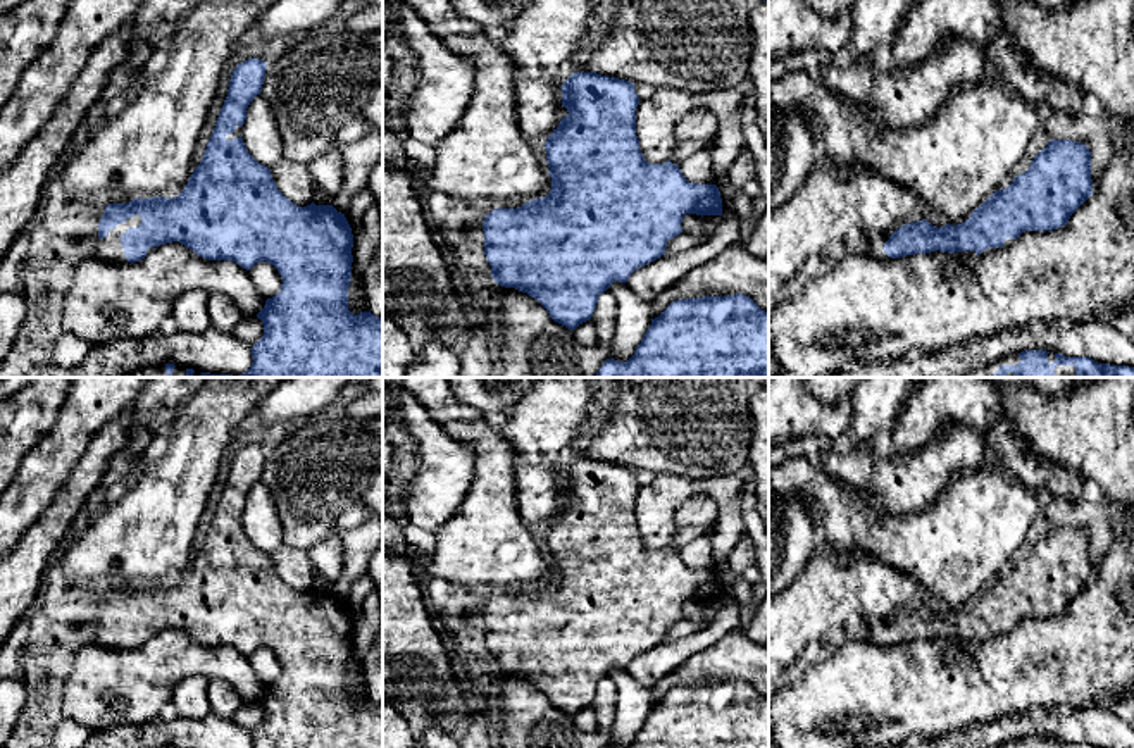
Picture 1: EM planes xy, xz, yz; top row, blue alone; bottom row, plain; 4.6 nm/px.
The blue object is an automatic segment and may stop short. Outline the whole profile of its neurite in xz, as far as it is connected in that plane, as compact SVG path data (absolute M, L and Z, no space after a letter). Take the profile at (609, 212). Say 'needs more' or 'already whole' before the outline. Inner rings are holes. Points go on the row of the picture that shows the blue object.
already whole; M574 72L560 86L567 115L546 138L546 162L551 190L543 198L519 209L495 209L483 221L484 255L496 284L515 288L538 300L550 317L576 329L591 319L598 298L612 283L627 283L639 267L665 255L667 241L682 233L686 214L722 215L722 198L715 184L689 183L677 164L650 164L636 136L636 107L639 98L634 83L596 72Z

